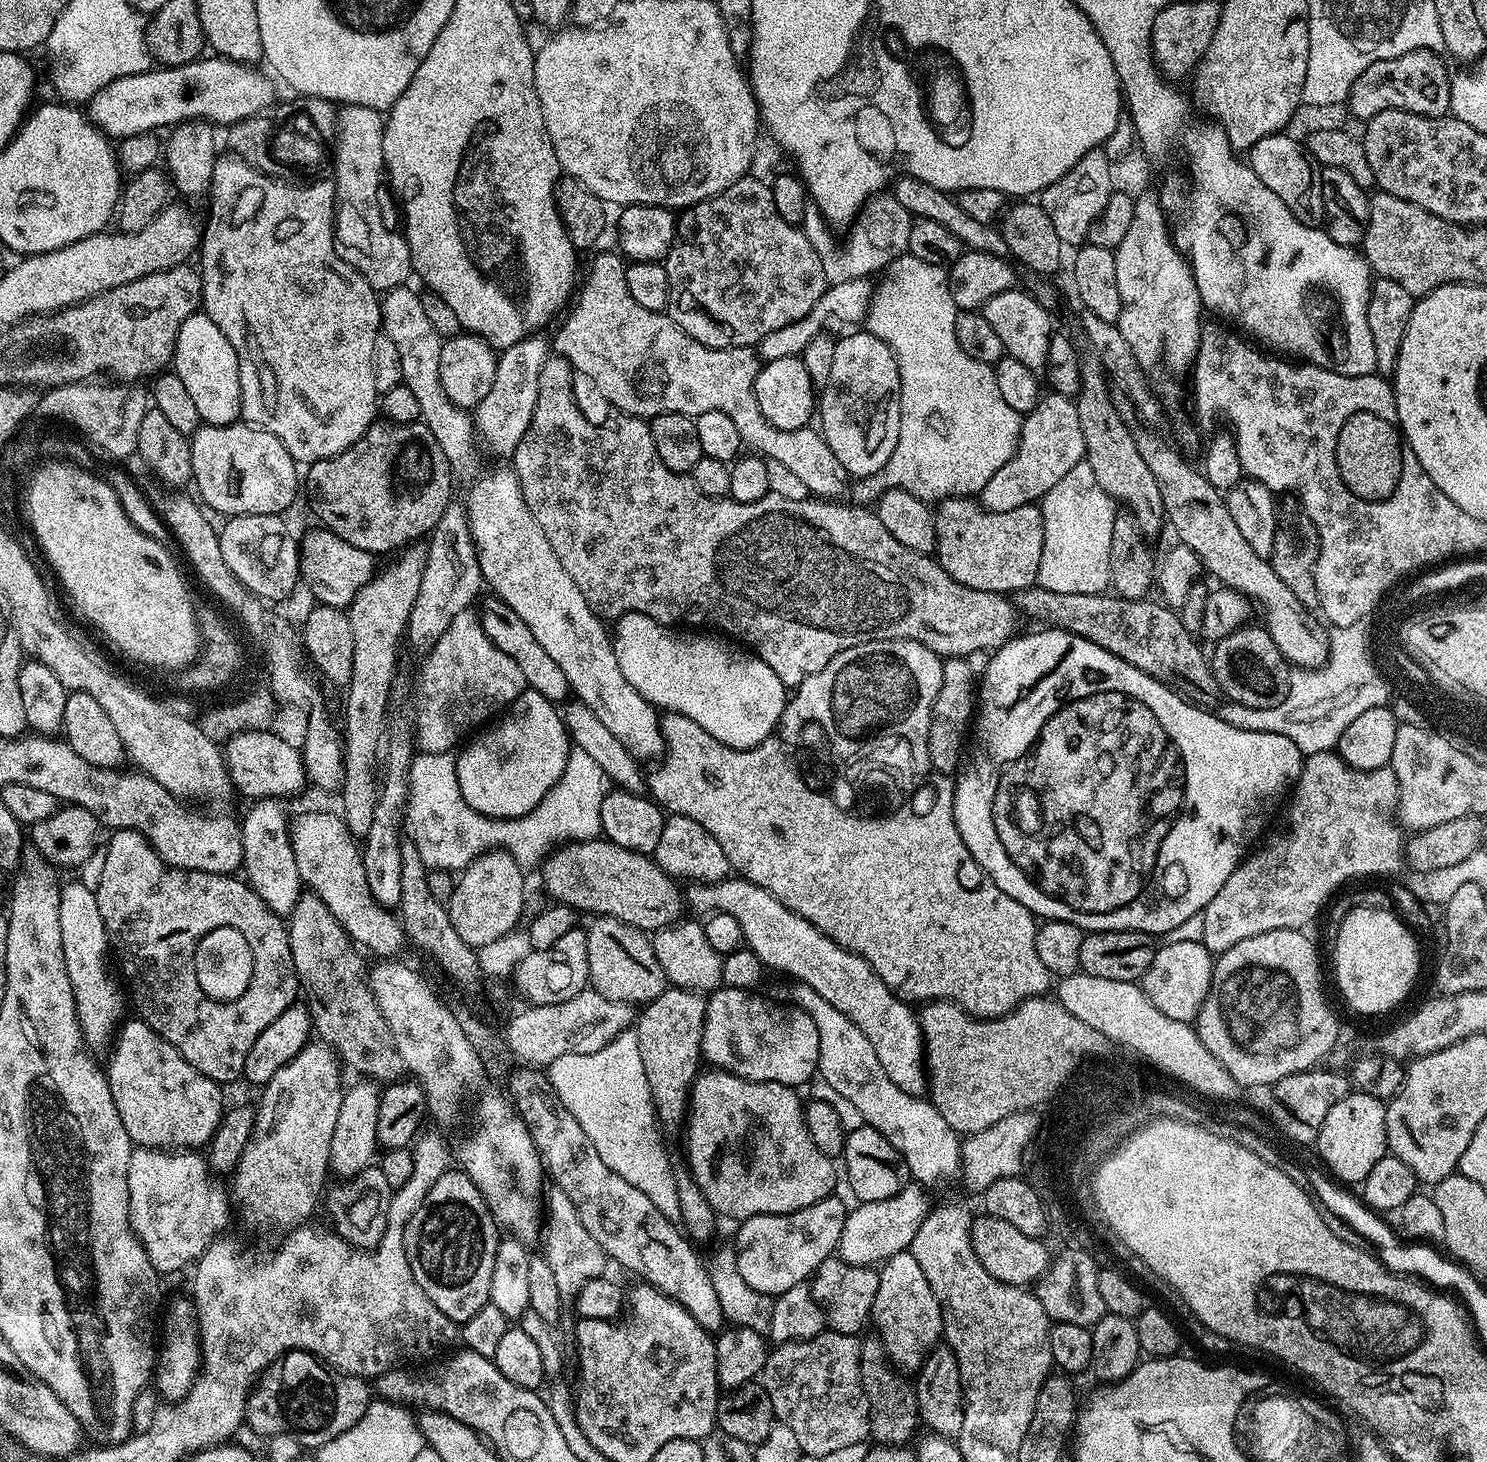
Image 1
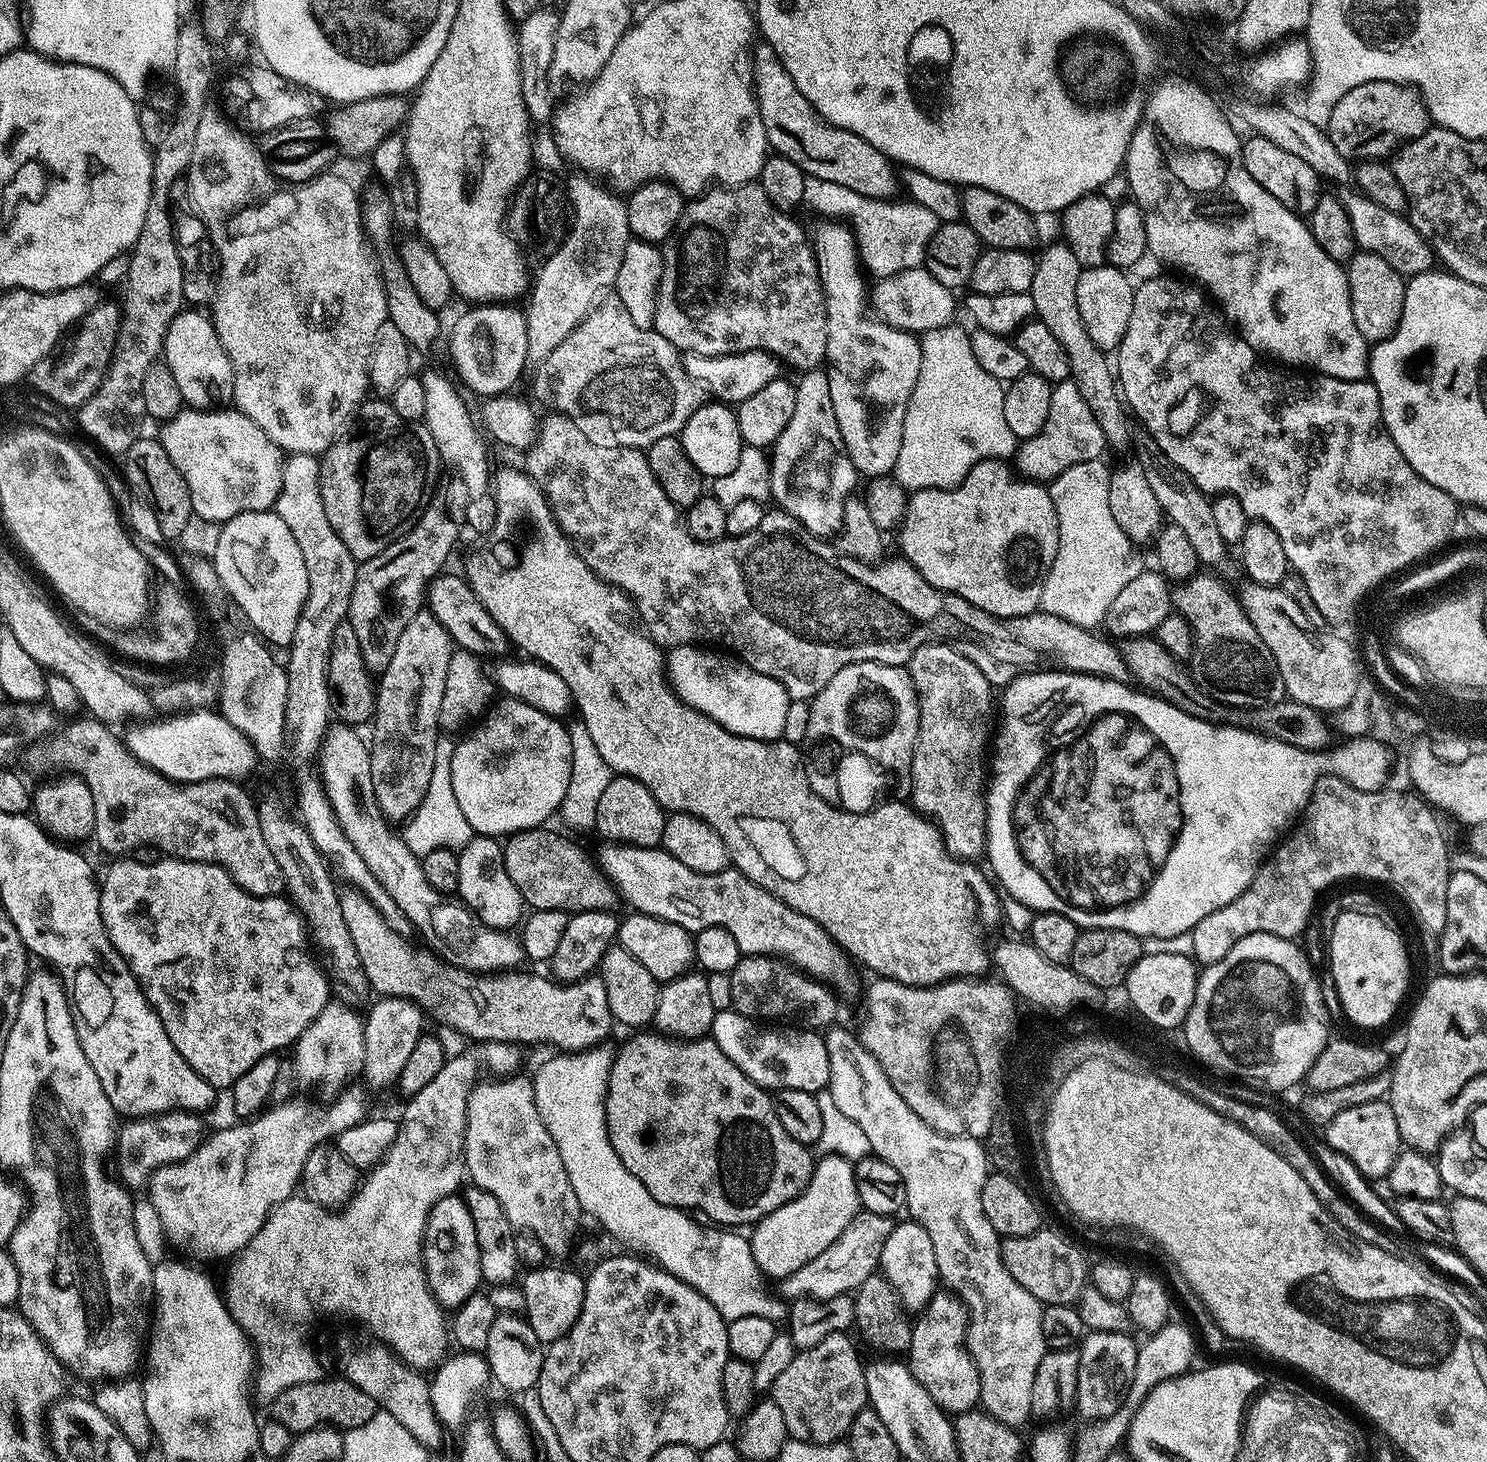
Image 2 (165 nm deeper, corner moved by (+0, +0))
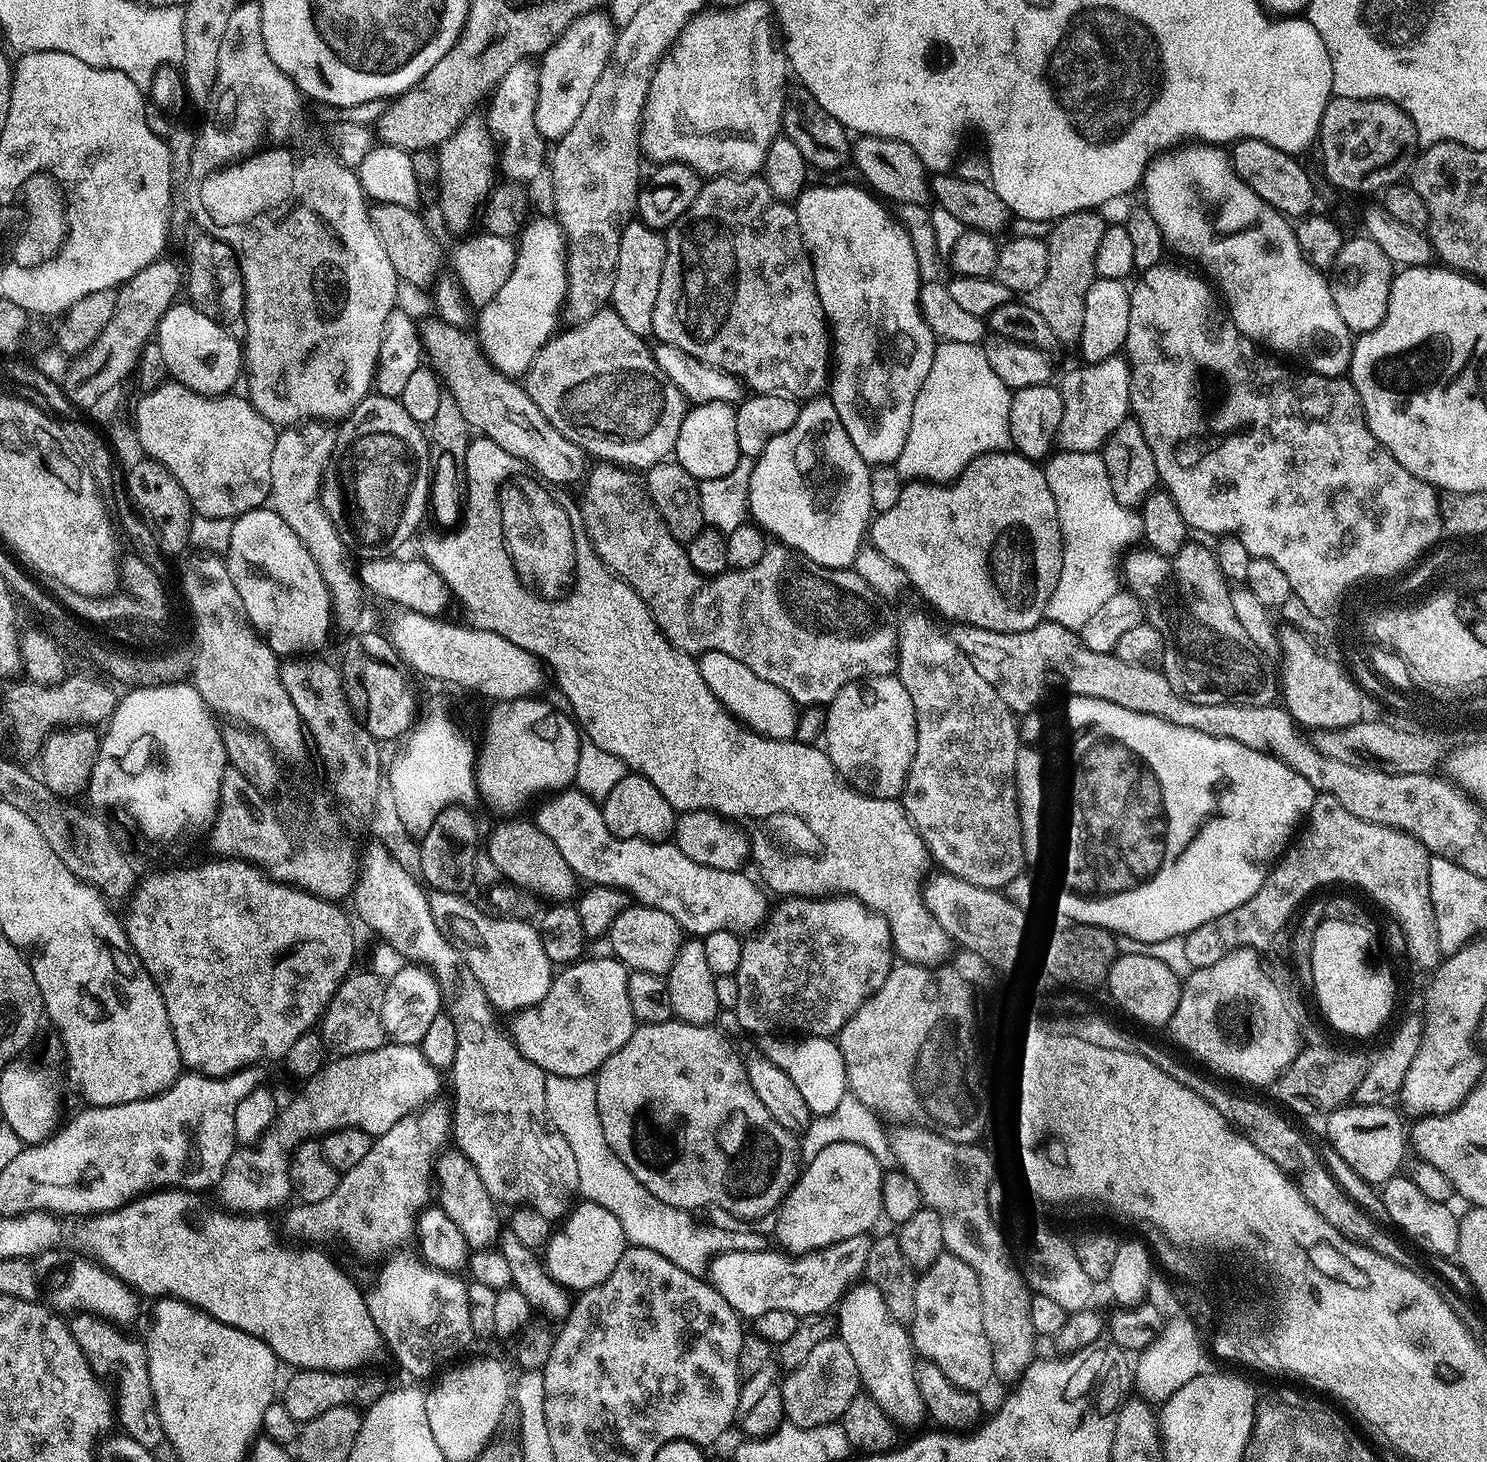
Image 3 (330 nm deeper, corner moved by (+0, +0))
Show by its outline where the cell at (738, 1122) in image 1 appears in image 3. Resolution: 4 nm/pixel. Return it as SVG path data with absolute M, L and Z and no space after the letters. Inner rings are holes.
M678 1019L658 1022L657 1024L640 1024L630 1034L630 1038L600 1068L594 1076L596 1082L596 1109L598 1118L602 1124L602 1134L606 1136L608 1148L614 1150L614 1154L642 1182L642 1186L654 1198L658 1198L663 1204L669 1204L671 1208L685 1210L707 1210L717 1208L726 1210L737 1221L751 1222L760 1216L771 1216L784 1203L792 1185L796 1183L798 1175L798 1140L791 1132L787 1132L774 1118L770 1118L766 1106L754 1094L750 1082L746 1078L744 1063L741 1057L732 1050L732 1044L716 1029L716 1026L707 1024L687 1024Z

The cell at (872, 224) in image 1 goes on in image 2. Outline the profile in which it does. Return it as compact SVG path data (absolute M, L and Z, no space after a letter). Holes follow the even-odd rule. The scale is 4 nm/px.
M806 175L803 200L806 208L820 216L849 222L856 240L853 238L857 259L876 278L892 276L904 268L921 267L929 240L940 225L936 214L911 200L866 198L849 187L817 176Z

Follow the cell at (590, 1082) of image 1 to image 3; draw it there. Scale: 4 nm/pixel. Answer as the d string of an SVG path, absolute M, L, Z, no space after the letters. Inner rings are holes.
M545 1075L546 1082L546 1115L551 1127L562 1138L566 1138L566 1146L574 1154L574 1162L578 1162L579 1195L584 1200L594 1202L598 1206L606 1206L610 1214L614 1214L625 1226L632 1226L635 1220L644 1216L644 1232L629 1231L627 1243L637 1248L649 1248L662 1258L670 1258L674 1266L682 1266L682 1270L703 1273L707 1269L710 1258L720 1256L723 1252L767 1252L769 1237L763 1232L745 1230L718 1230L707 1223L695 1220L691 1211L682 1208L671 1208L654 1198L626 1170L626 1166L616 1157L614 1150L608 1148L606 1136L602 1134L602 1124L596 1109L596 1082L592 1076L582 1078L562 1078Z

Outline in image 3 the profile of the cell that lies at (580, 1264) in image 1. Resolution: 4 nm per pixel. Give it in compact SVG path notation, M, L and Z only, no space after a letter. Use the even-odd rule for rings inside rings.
M456 1016L452 1021L458 1030L458 1054L454 1054L450 1069L455 1147L474 1162L478 1178L482 1178L482 1186L486 1186L493 1200L501 1205L530 1205L551 1222L563 1221L578 1200L578 1162L574 1162L574 1154L570 1146L566 1146L566 1138L550 1127L546 1115L546 1074L522 1055L499 1019L460 1020L460 1016Z

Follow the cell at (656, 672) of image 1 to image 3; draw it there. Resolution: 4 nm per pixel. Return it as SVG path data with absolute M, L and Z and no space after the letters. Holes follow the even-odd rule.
M710 650L703 653L698 660L702 682L710 686L710 690L722 702L727 712L731 712L737 720L743 722L752 731L761 736L769 736L772 740L790 740L797 735L796 711L798 705L774 682L766 682L754 674L754 670L746 670L738 658L730 658L730 654L722 654L722 650Z

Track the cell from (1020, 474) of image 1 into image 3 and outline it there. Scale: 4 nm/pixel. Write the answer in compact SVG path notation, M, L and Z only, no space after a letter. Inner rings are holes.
M1117 354L1097 364L1072 368L1058 381L1064 399L1064 413L1058 433L1058 444L1065 452L1100 452L1104 443L1130 416L1130 378L1127 359Z

